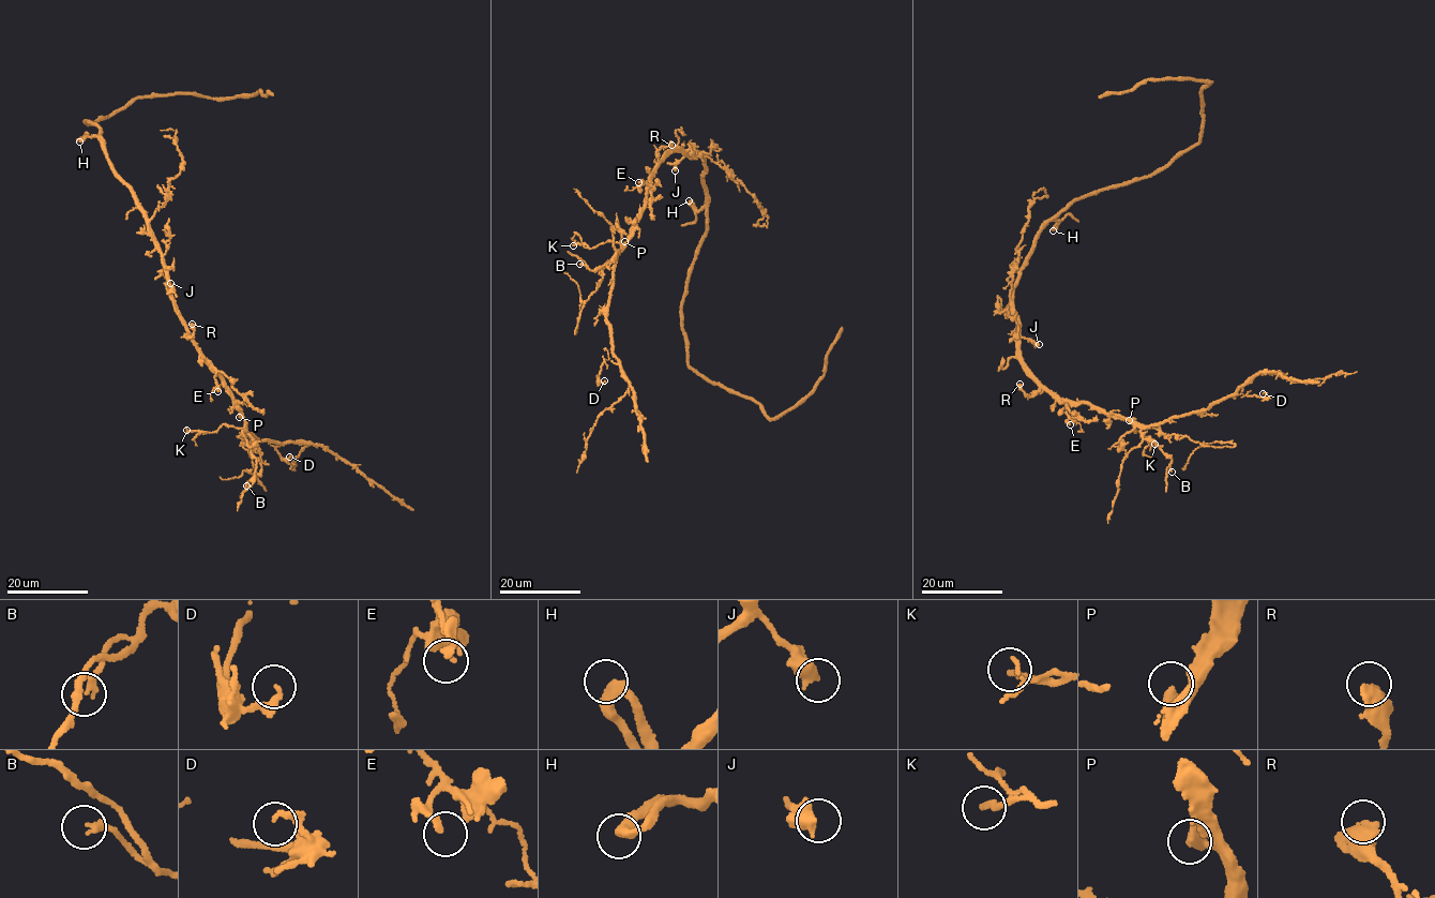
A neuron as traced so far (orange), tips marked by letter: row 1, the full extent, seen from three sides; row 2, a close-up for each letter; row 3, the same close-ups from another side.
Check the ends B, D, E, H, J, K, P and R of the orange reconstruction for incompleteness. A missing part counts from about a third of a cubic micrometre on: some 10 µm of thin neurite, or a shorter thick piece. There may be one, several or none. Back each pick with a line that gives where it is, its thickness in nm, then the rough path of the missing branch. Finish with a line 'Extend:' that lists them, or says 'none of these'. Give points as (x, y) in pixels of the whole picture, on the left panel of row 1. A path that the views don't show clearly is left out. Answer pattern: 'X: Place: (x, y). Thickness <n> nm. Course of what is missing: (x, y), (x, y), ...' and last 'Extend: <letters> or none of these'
Extend: none of these

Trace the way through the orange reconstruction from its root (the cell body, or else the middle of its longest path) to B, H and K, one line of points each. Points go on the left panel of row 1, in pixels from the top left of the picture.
B: (144, 216), (177, 311), (201, 355), (223, 376), (259, 449), (260, 470), (246, 485)
H: (144, 216), (133, 189), (115, 170), (104, 145), (95, 136), (87, 136), (79, 141)
K: (144, 216), (177, 311), (201, 355), (223, 376), (245, 420), (242, 428), (186, 430)

